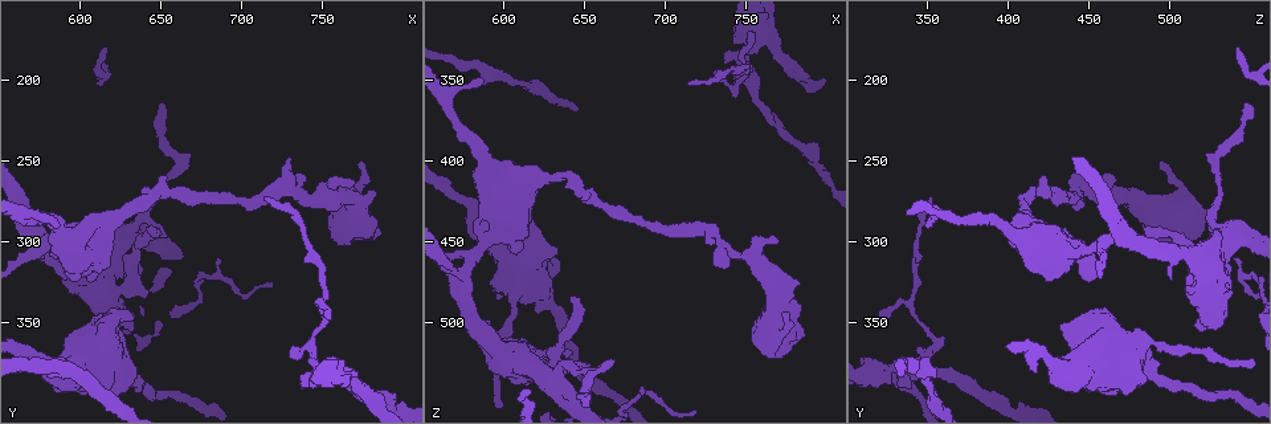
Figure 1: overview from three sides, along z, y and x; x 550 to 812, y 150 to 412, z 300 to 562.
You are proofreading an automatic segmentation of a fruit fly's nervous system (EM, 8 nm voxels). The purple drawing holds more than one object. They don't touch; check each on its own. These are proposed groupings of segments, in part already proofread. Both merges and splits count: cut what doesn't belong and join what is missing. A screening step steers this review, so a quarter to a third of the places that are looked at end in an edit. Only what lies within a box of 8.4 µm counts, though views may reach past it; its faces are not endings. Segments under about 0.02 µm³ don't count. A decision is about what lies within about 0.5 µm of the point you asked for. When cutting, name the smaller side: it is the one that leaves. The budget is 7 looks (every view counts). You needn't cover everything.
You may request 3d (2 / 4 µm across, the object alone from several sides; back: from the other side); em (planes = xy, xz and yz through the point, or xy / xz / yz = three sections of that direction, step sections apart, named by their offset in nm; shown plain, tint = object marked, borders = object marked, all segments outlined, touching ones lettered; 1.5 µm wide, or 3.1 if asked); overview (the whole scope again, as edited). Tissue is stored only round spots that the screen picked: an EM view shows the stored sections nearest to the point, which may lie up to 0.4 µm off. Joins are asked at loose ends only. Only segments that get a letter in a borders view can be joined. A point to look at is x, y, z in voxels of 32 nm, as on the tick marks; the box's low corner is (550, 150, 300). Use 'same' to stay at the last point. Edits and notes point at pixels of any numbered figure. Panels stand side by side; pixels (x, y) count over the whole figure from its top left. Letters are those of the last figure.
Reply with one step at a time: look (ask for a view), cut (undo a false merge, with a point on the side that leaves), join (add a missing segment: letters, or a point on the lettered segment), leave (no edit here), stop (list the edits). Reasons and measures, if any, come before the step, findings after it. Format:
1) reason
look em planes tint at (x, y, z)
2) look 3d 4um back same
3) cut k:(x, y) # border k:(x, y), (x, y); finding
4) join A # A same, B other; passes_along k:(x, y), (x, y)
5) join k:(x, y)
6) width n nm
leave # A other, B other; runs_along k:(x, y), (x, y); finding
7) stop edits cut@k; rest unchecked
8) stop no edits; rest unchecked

branch stops here
look em yz step 8 borders at (730, 248, 450)

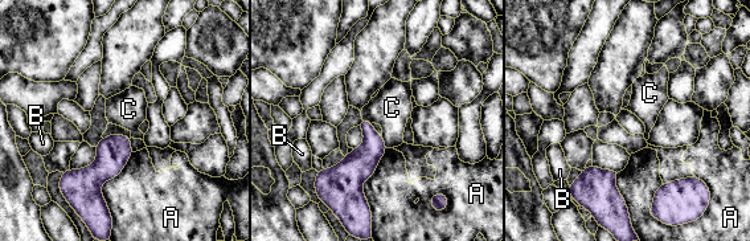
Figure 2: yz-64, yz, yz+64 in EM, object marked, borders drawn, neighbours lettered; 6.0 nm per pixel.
longest_contact A 400 nm
leave # A other, B other, C other; border 2:(381, 135), (388, 147); no lettered segment goes on from it

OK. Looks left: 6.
free end
look 3d 4um at (652, 296, 528)

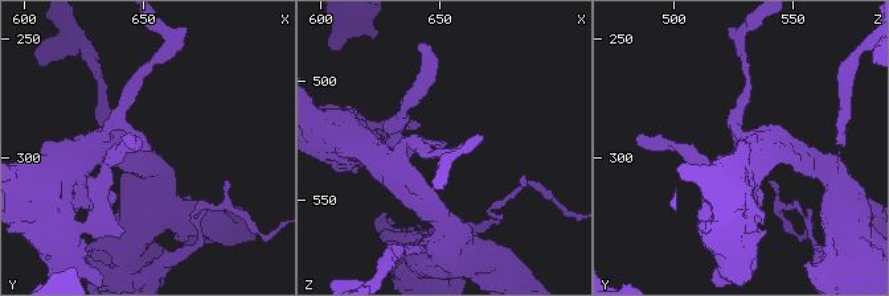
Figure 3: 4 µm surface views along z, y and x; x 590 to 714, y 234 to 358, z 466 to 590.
shape alone is not enough
look em xz step 8 tint at (654, 296, 528)

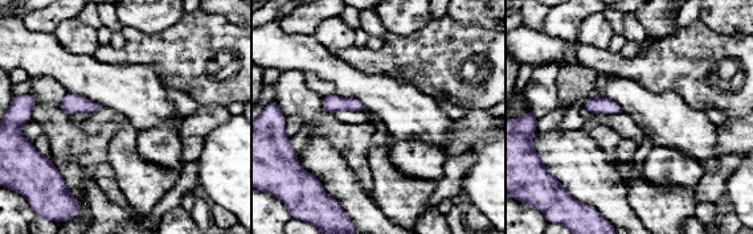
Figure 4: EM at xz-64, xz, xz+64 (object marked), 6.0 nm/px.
see the neighbours
look em xz step 8 borders same

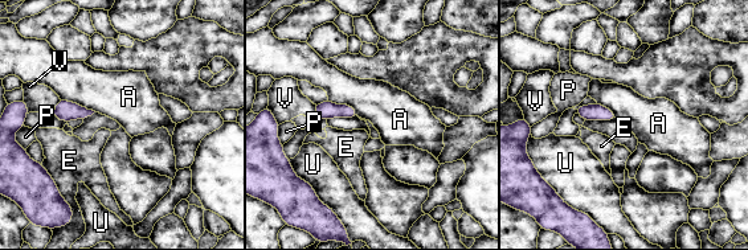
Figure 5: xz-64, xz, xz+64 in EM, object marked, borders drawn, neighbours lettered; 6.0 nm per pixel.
leave # A other, E other, P other, U other, V other; border 5:(60, 98), (95, 111); none of them fits

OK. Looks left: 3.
thick end
look em xz step 8 tint at (786, 292, 506)

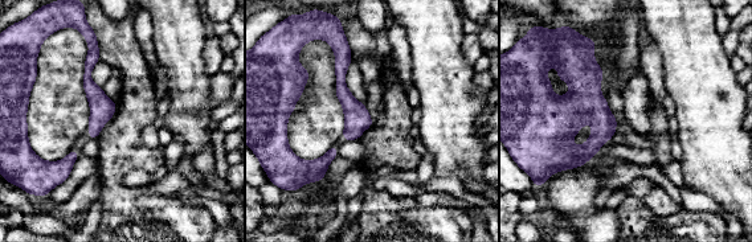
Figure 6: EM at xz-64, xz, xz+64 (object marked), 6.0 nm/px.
another direction
look em planes borders same

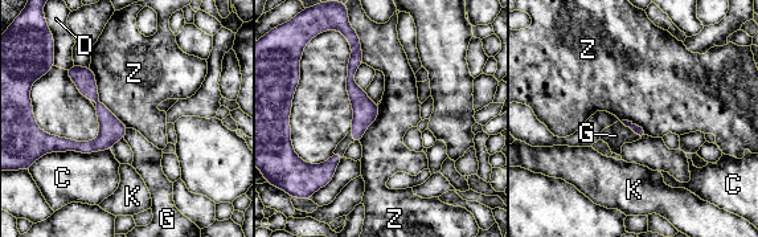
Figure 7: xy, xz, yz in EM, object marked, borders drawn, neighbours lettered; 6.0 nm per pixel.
longest_contact Z 440 nm
leave # C other, D other, G other, K other, Z other; border 7:(90, 66), (98, 98), (128, 127); no lettered segment goes on from it

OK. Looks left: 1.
stop no edits; rest unchecked

